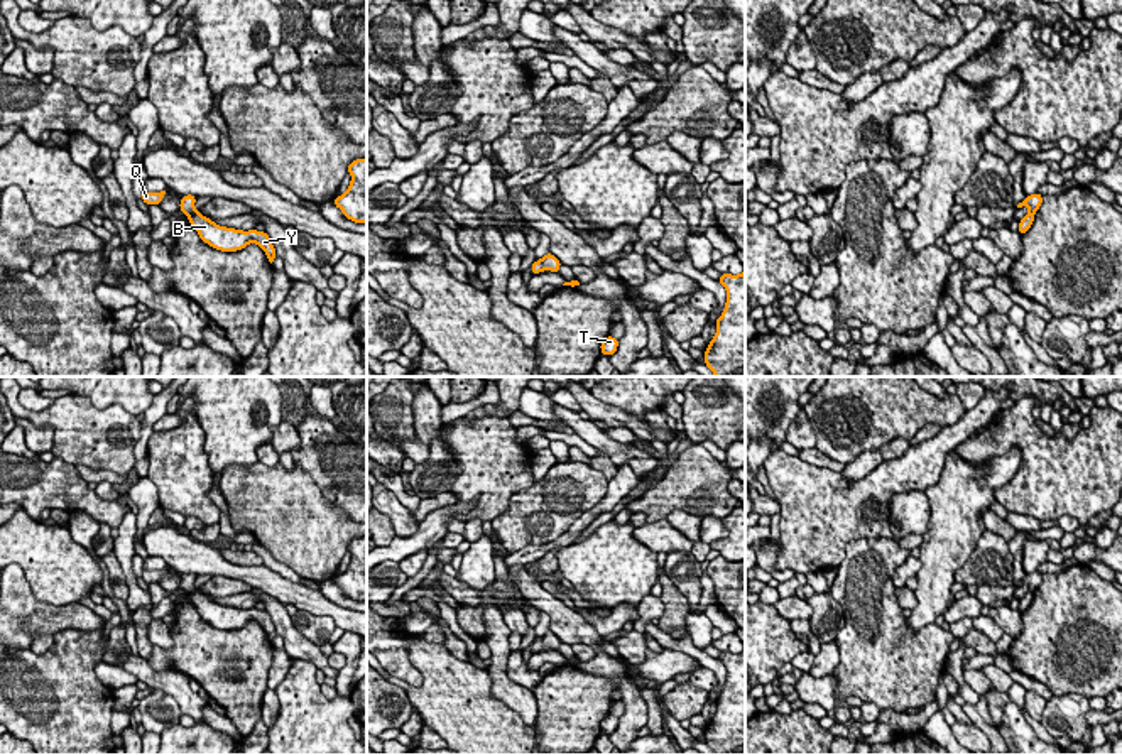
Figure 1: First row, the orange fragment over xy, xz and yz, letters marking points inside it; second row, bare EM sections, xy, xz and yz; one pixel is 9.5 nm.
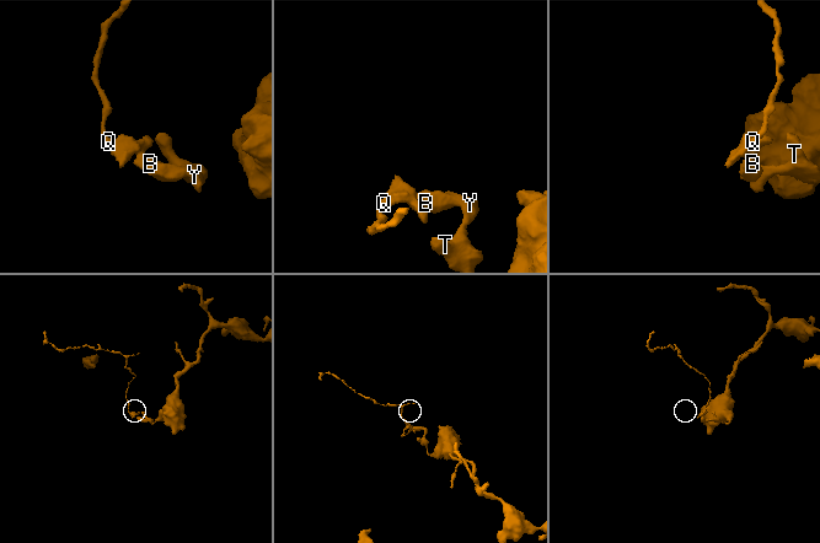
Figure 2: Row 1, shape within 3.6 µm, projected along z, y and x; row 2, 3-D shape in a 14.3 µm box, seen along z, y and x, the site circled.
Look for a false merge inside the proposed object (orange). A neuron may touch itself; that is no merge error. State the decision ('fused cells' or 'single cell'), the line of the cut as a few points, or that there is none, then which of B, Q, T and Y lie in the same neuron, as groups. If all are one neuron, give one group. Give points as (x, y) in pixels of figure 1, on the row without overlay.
fused cells; cut xy (196, 590), (188, 593); groups B T Y / Q

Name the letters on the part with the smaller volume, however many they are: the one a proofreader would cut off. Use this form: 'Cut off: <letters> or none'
Cut off: Q

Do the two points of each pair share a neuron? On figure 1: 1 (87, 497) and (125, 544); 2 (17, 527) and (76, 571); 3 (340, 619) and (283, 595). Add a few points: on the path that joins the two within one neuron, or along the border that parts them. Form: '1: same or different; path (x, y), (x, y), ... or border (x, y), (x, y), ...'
1: different; border (117, 499), (127, 507), (117, 526)
2: same; path (32, 543), (61, 571)
3: same; path (326, 607), (296, 595)

